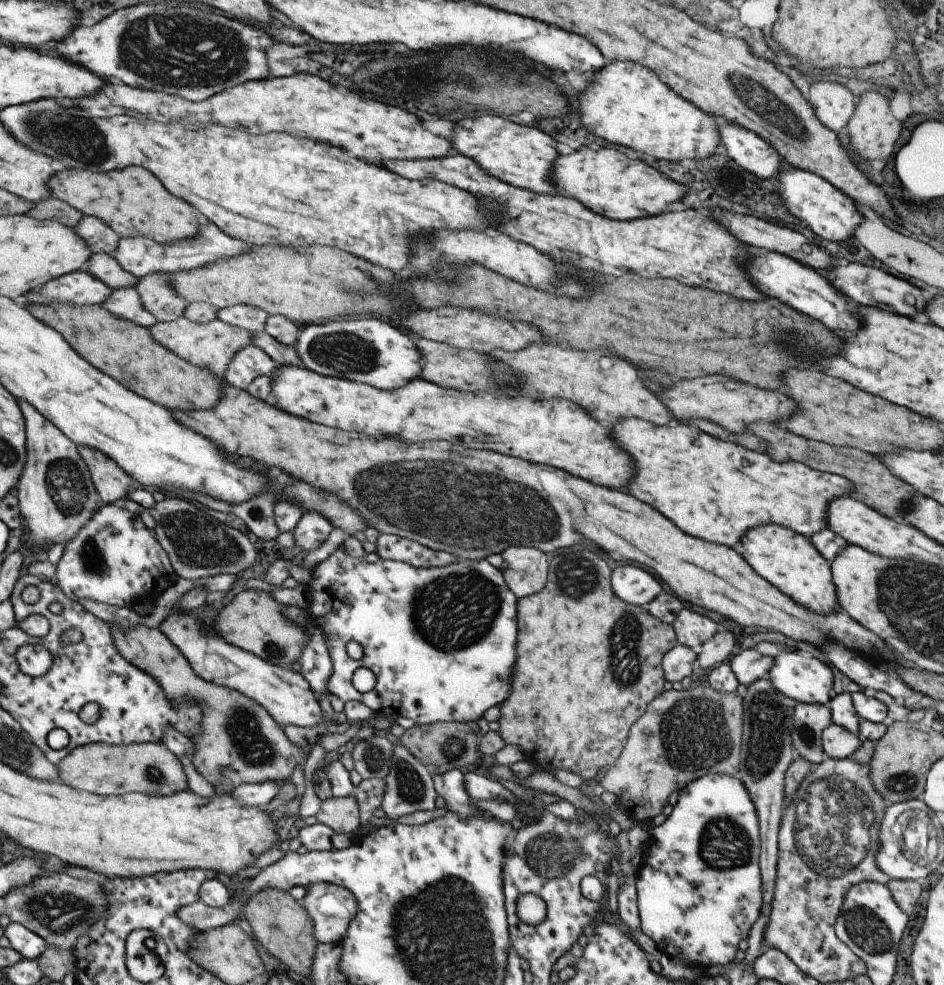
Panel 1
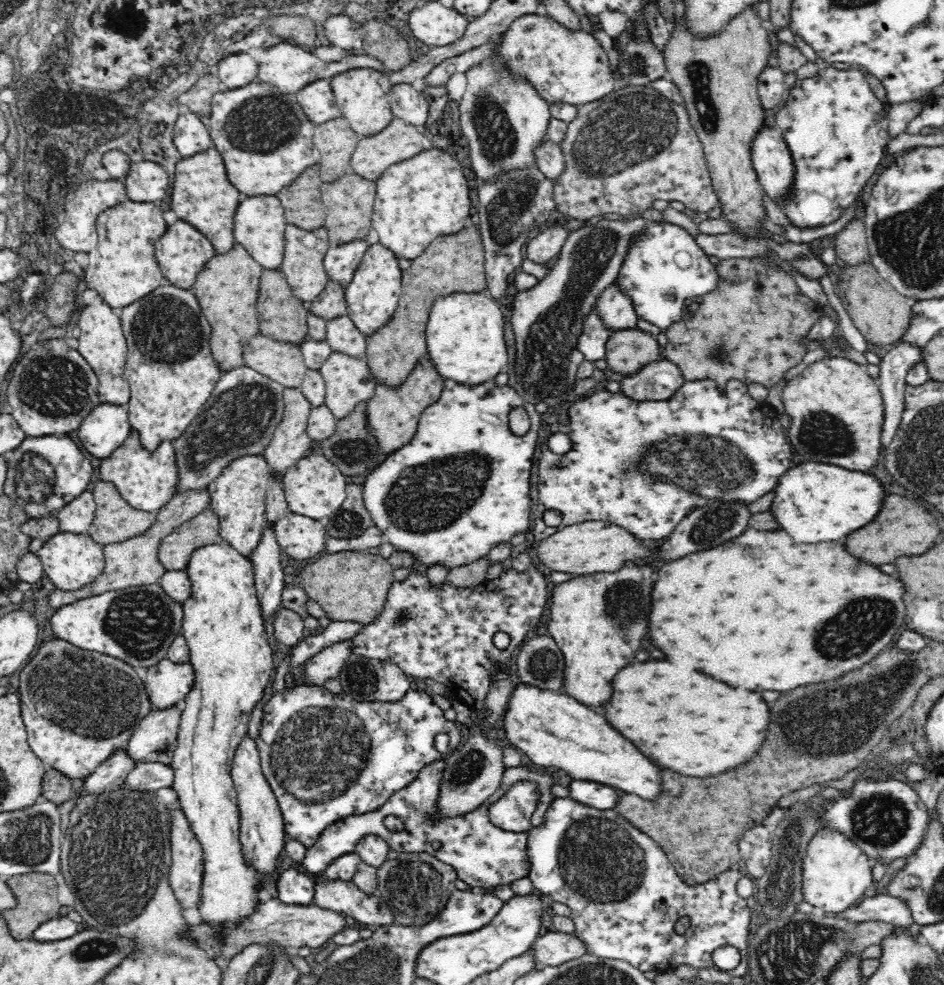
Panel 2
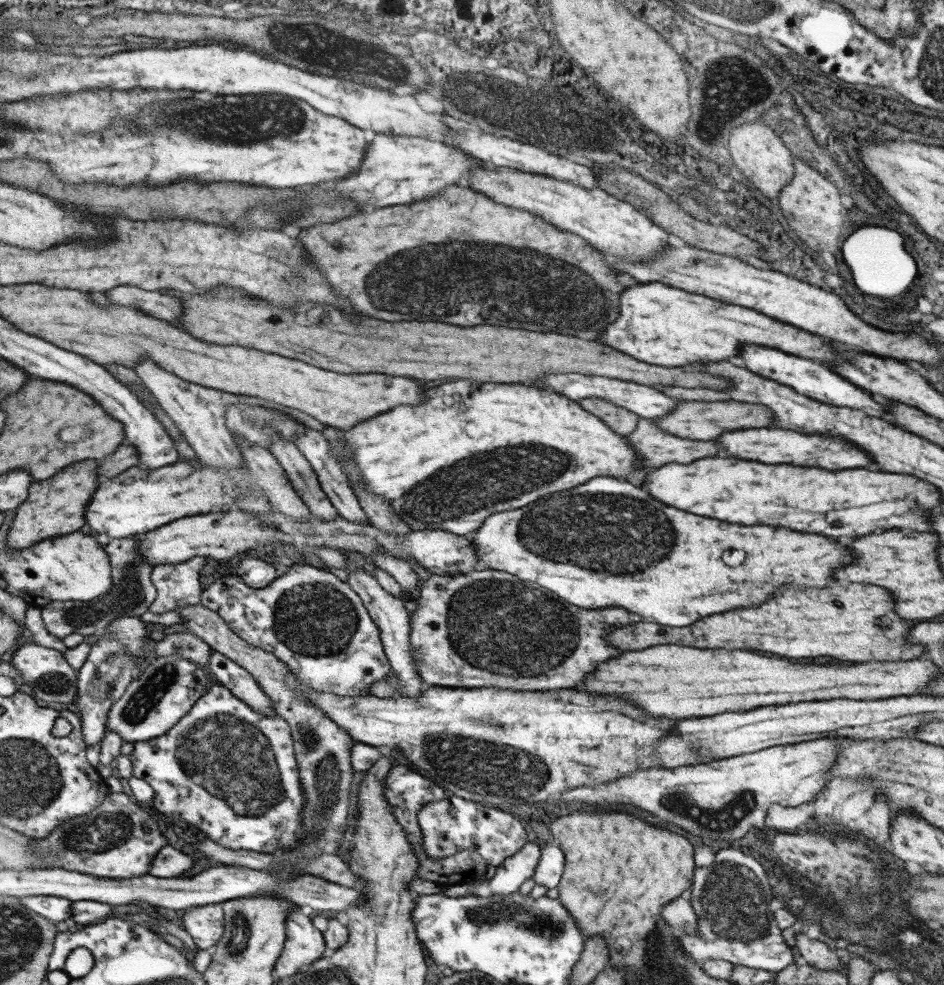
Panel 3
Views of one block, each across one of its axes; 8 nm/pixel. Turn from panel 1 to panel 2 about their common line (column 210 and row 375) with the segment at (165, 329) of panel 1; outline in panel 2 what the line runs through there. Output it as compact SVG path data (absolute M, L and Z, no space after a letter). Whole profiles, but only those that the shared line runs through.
M333 351L319 372L325 382L325 405L340 420L356 408L356 404L372 398L376 379L363 358Z

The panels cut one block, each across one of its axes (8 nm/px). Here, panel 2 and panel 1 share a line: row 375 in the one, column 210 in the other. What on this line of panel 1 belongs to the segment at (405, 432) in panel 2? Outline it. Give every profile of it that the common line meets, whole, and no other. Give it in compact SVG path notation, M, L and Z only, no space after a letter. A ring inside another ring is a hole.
M227 383L222 388L222 398L220 398L220 402L216 404L215 408L200 411L192 410L192 412L184 412L184 414L174 412L174 414L176 414L178 422L186 422L186 426L190 426L192 430L198 430L200 434L206 434L206 438L210 438L212 442L216 440L218 446L224 446L224 450L230 450L232 454L254 458L258 462L264 462L264 465L270 466L275 471L286 472L294 479L310 484L316 490L338 494L342 498L342 502L346 502L352 510L356 510L358 516L362 516L366 520L366 524L378 530L380 534L398 535L434 550L452 552L459 559L466 560L482 560L492 553L500 554L511 546L534 547L542 550L542 552L554 552L558 546L586 544L590 540L590 546L594 542L600 550L604 550L616 562L636 562L636 564L642 564L644 568L654 570L654 574L658 570L660 580L670 590L674 588L674 594L680 600L688 602L688 598L690 598L690 604L702 606L710 612L718 612L718 614L738 622L743 629L755 626L759 629L766 628L766 630L781 633L792 640L809 643L812 647L821 650L827 643L839 643L848 651L863 655L868 661L885 670L890 670L892 663L896 665L899 662L900 656L890 646L886 645L876 634L870 633L858 622L855 622L845 611L836 610L830 613L816 613L806 609L790 598L789 595L777 590L770 582L766 582L762 576L758 576L742 560L742 556L738 552L734 552L732 548L692 538L692 536L684 534L682 530L678 530L674 524L670 524L666 518L662 518L662 514L658 514L652 506L646 506L644 502L638 502L630 494L610 490L610 488L602 488L602 486L594 486L592 482L586 482L582 478L574 478L572 474L556 470L552 466L532 464L532 462L520 460L518 457L488 449L469 449L448 441L398 442L398 438L386 437L382 440L376 440L376 437L365 433L327 427L326 425L310 422L306 418L294 416L294 414L276 407L266 396L262 395L256 398L248 391ZM550 474L554 478L562 476L560 478L560 490L562 490L562 482L564 482L570 496L576 496L576 500L582 506L582 514L580 512L574 512L574 514L570 512L570 518L566 518L566 514L562 516L562 512L558 514L560 524L564 526L560 530L560 534L568 528L568 532L572 534L572 540L570 540L572 544L554 540L556 534L558 534L560 524L558 524L558 518L552 512L552 508L544 502L544 500L550 498L550 494L542 488L544 478L552 480Z

